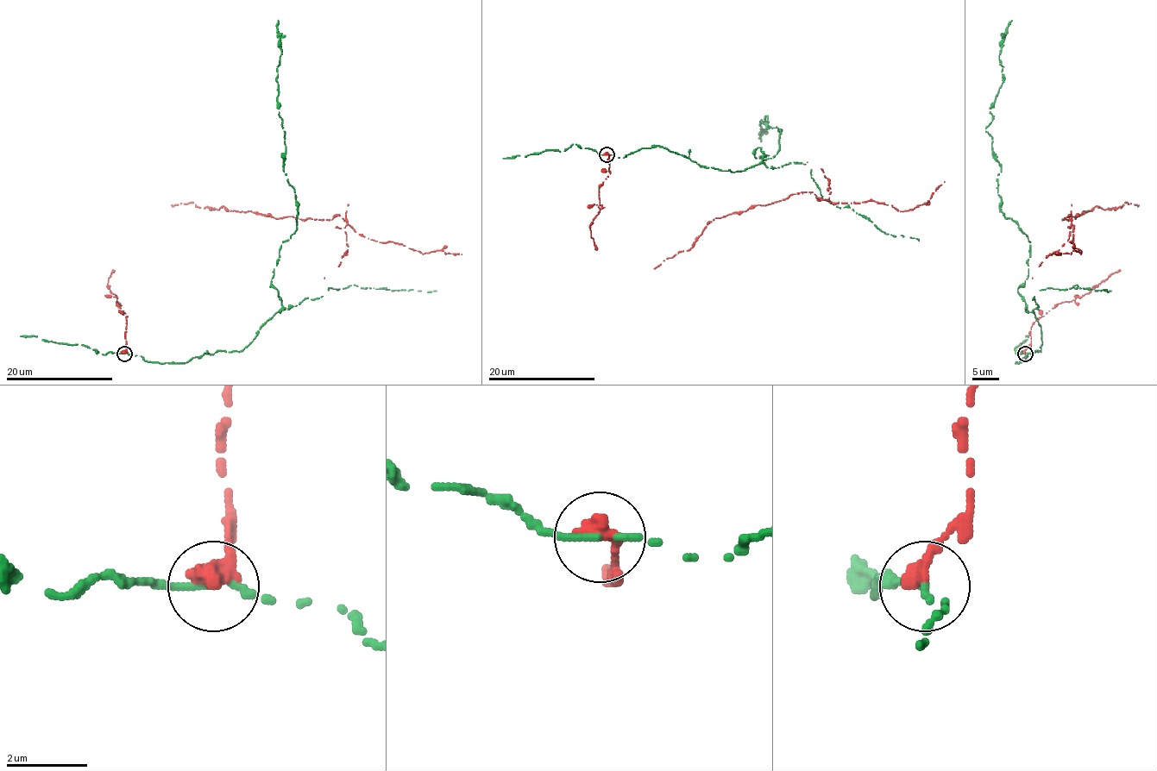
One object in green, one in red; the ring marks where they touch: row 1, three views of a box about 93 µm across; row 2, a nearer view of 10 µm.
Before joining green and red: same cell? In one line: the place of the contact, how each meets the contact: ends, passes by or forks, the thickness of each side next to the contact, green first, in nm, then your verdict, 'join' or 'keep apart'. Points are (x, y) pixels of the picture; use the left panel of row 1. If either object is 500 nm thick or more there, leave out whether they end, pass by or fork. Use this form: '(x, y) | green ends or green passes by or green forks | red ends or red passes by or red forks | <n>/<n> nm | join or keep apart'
(124, 354) | 220/500 nm | keep apart

